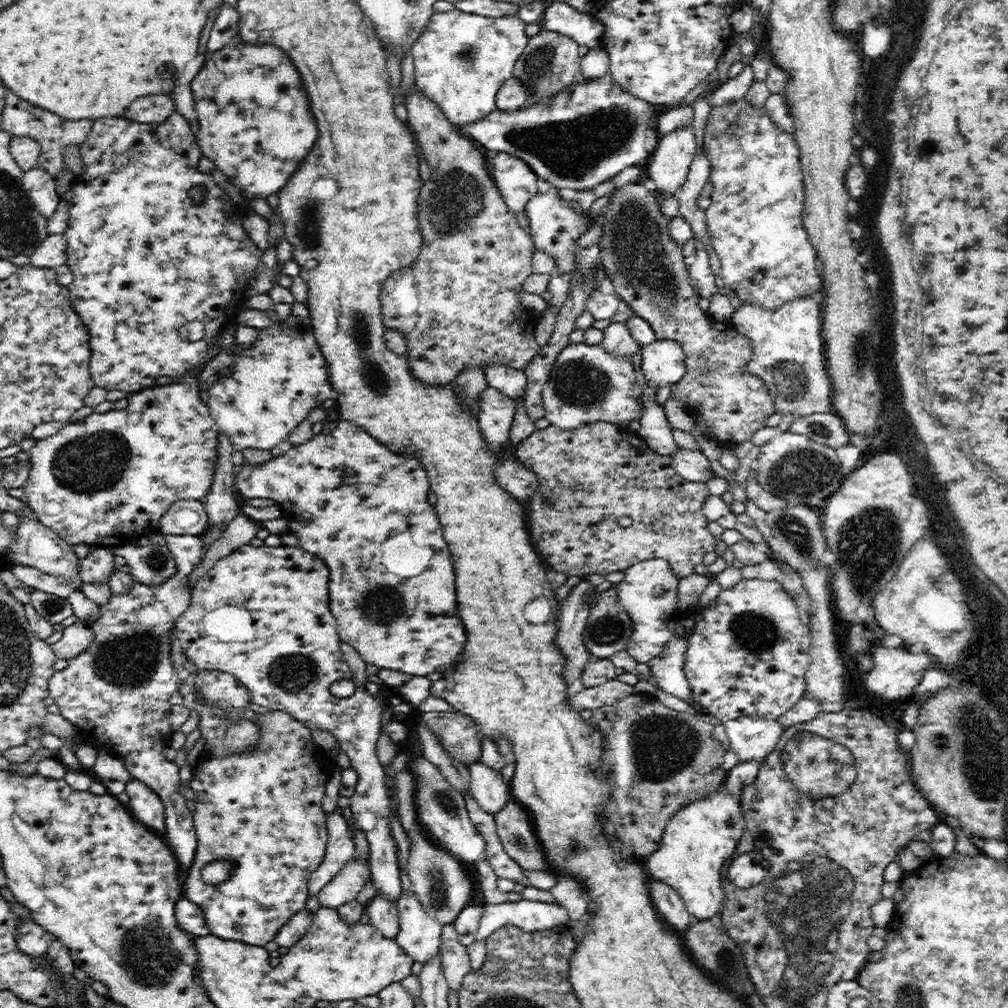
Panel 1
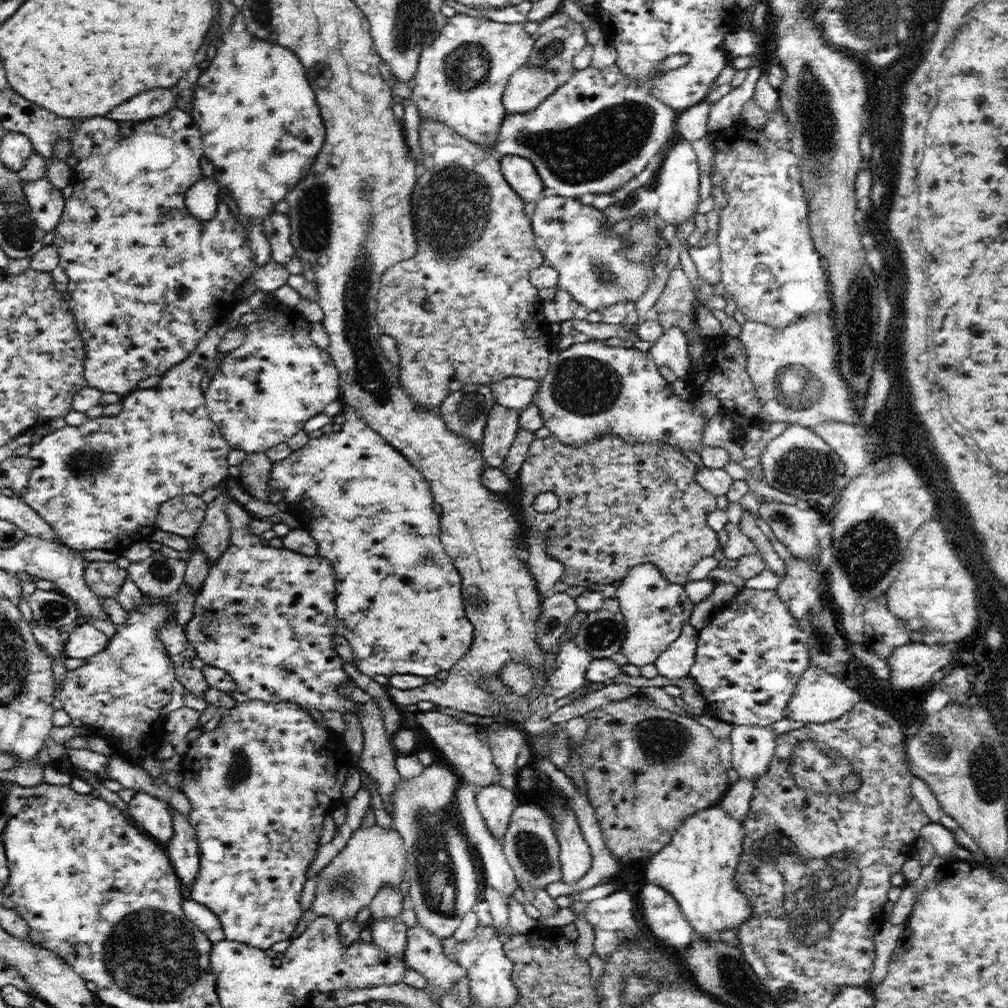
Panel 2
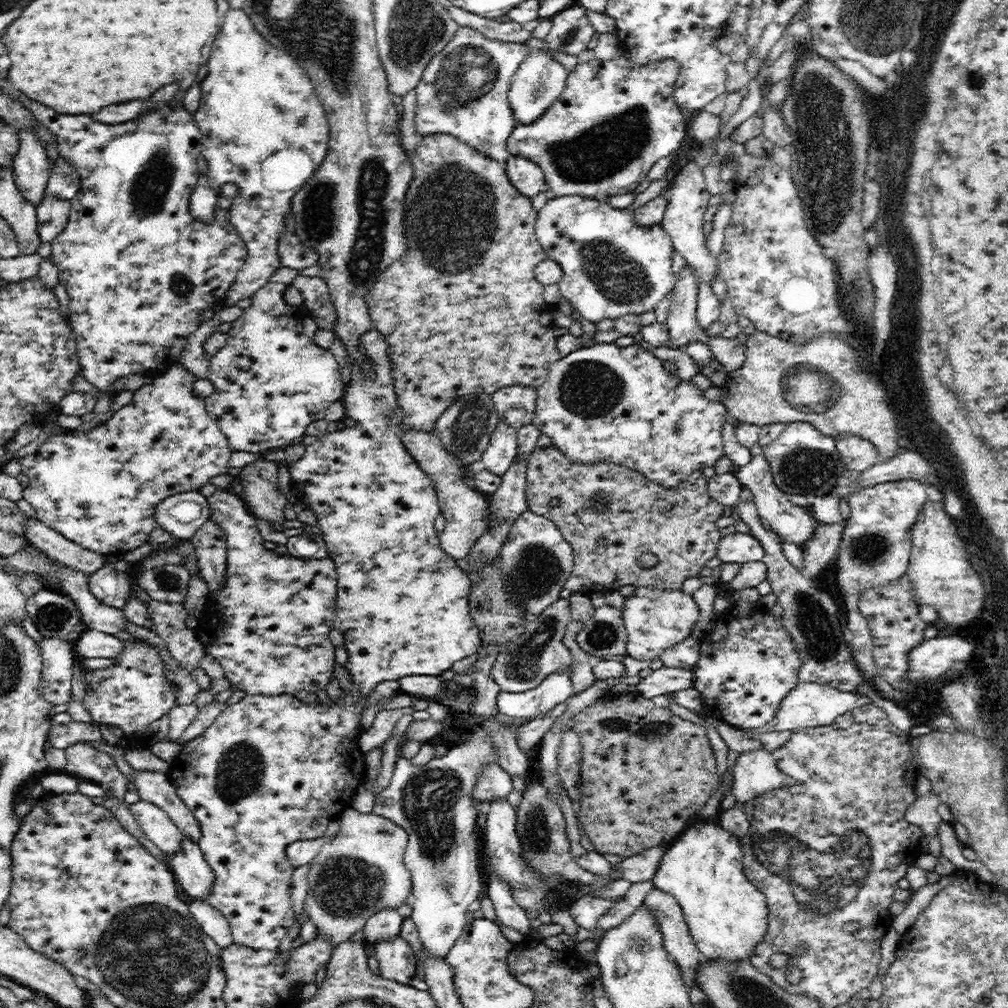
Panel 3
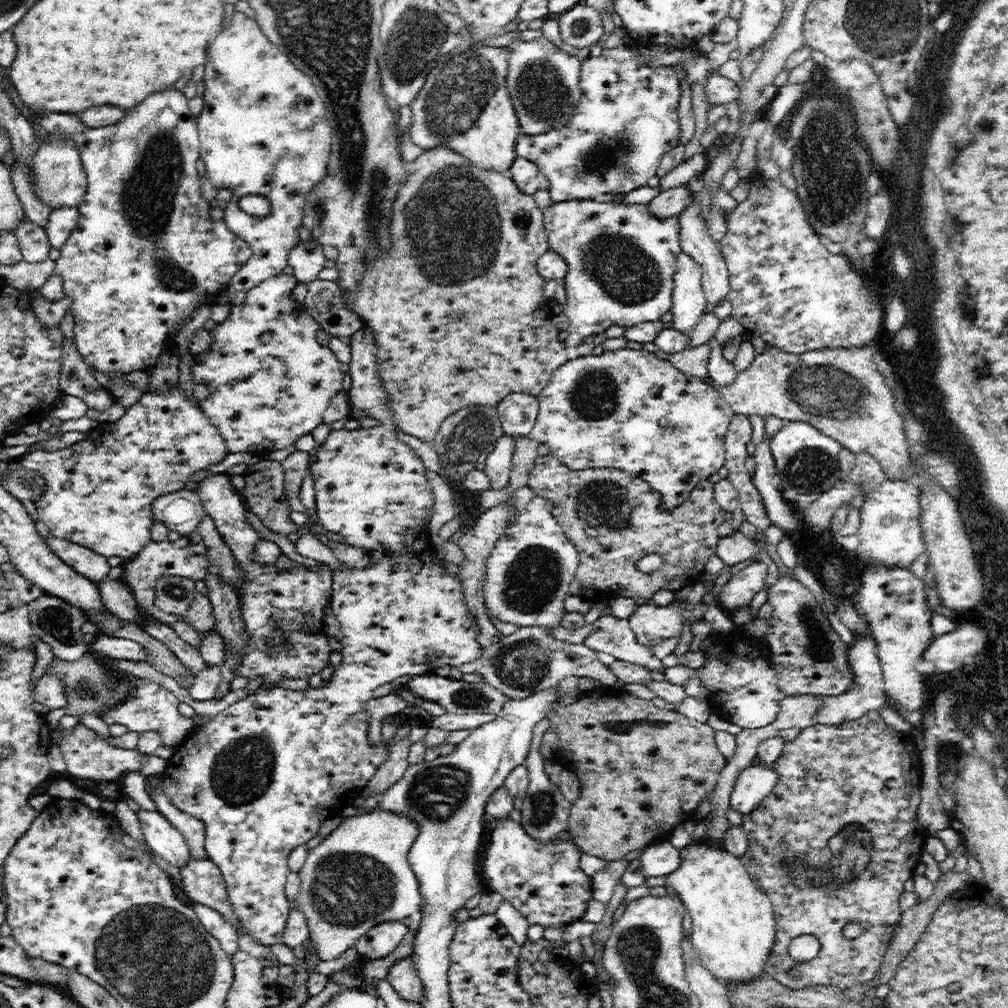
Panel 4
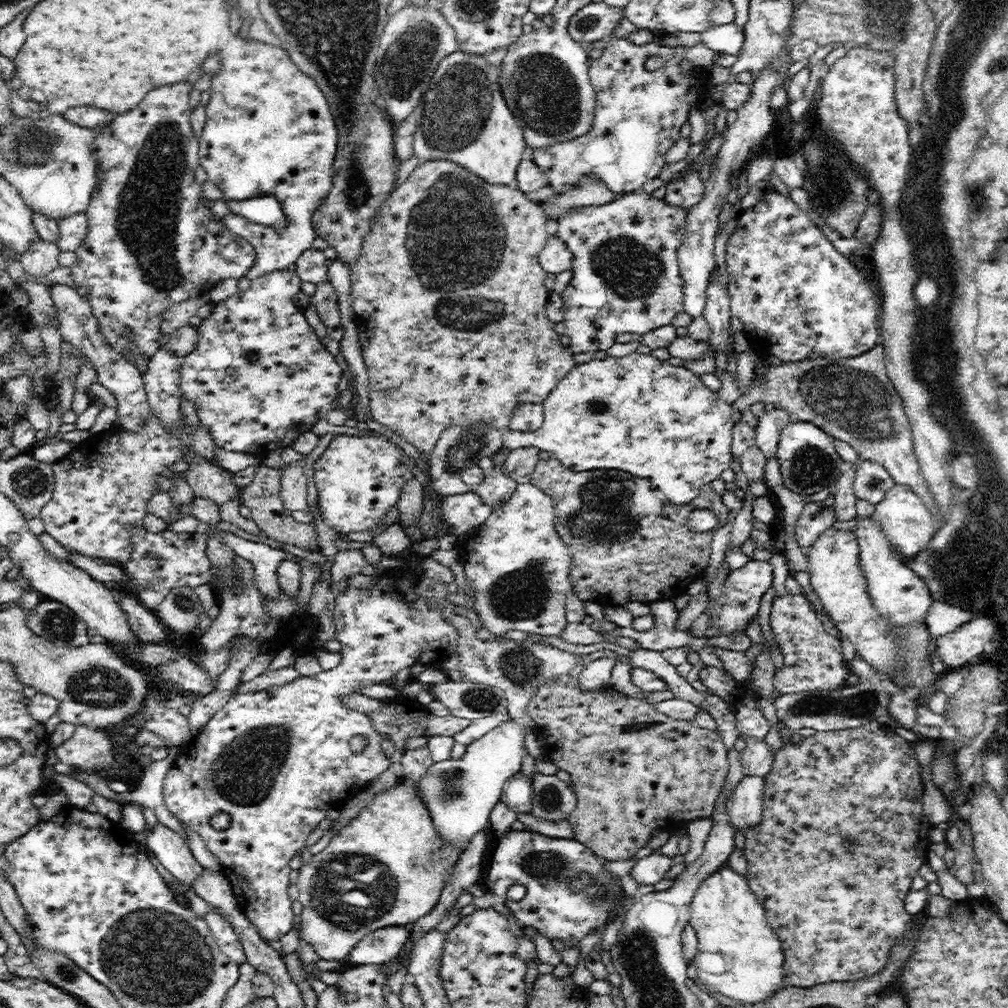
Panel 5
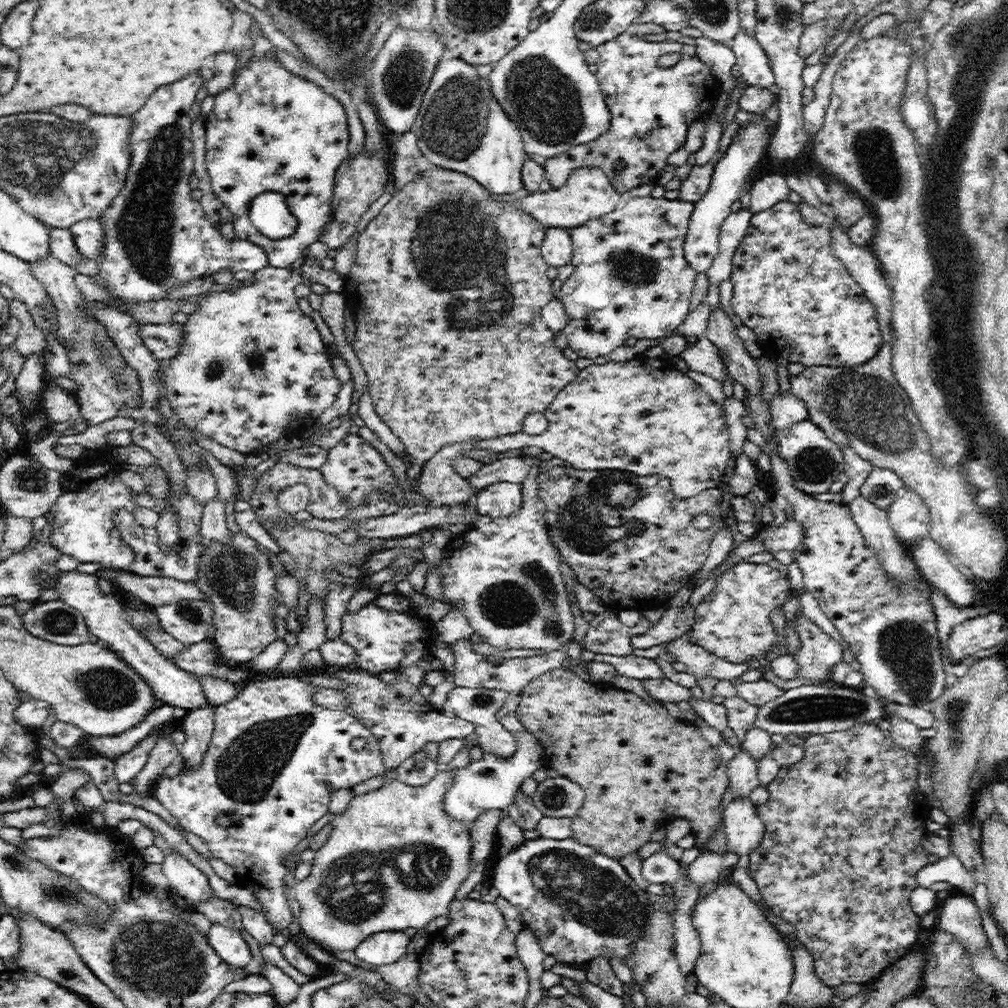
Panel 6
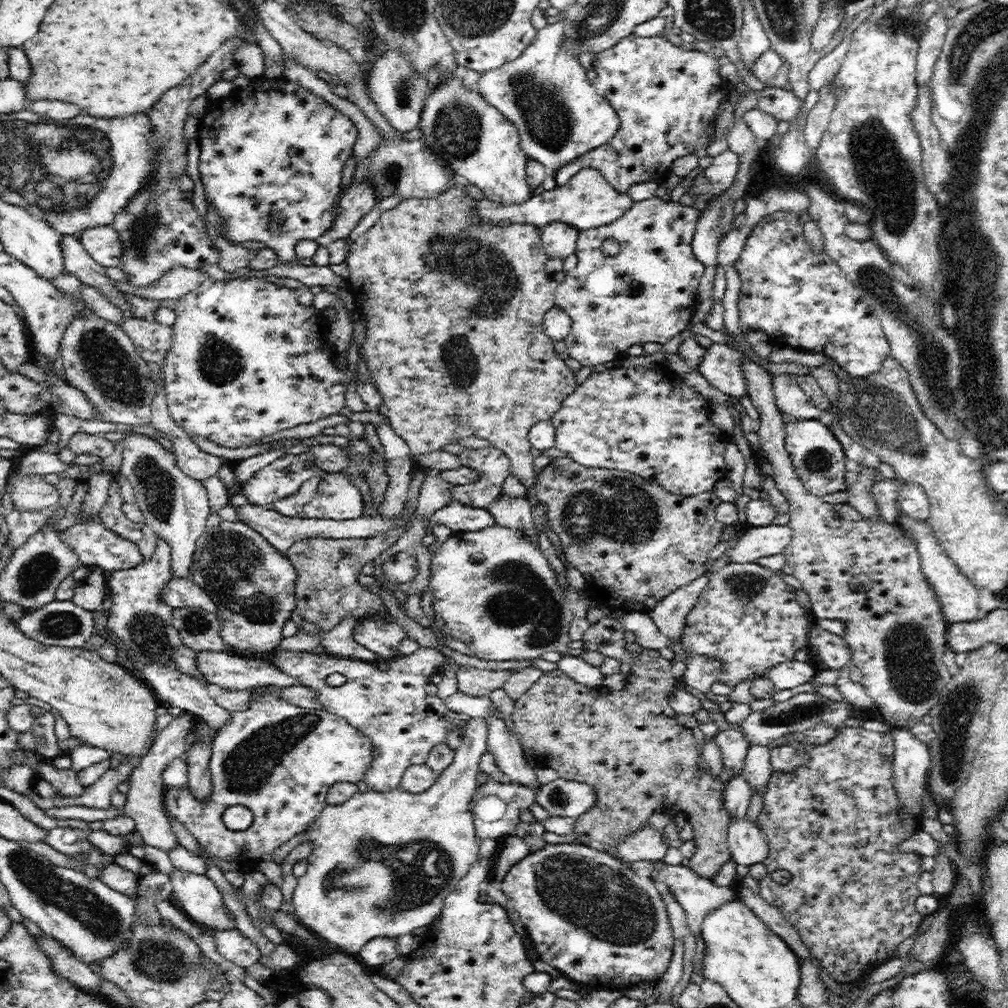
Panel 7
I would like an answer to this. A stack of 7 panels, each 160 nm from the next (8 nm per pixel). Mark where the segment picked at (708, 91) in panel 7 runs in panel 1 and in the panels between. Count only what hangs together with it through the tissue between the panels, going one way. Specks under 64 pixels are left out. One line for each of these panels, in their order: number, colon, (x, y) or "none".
1: (579, 137)
2: (598, 130)
3: (616, 118)
4: (627, 119)
5: (640, 111)
6: (652, 108)

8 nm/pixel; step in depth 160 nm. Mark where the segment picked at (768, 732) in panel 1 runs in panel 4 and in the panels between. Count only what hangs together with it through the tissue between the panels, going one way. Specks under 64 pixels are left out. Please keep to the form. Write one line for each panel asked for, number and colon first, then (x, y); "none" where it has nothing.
2: (753, 747)
3: (755, 773)
4: (755, 782)

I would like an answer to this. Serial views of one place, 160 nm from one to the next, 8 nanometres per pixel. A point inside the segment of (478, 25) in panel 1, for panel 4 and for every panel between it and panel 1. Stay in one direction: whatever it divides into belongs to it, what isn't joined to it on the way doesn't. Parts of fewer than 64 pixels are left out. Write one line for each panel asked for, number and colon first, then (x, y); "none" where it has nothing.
2: (460, 82)
3: (463, 93)
4: (464, 106)

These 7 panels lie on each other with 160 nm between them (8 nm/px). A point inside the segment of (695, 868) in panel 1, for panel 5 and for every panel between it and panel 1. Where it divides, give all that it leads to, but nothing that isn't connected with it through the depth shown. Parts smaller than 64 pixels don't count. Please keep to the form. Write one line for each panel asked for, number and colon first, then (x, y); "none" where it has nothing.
2: (698, 867)
3: (728, 916)
4: (733, 932)
5: (740, 959)

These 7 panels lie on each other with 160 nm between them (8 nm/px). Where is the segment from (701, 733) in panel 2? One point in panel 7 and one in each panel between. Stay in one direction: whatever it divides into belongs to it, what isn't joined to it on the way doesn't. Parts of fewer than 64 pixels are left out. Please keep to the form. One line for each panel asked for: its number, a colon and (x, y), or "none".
3: (645, 773)
4: (643, 770)
5: (634, 770)
6: (638, 766)
7: (628, 744)

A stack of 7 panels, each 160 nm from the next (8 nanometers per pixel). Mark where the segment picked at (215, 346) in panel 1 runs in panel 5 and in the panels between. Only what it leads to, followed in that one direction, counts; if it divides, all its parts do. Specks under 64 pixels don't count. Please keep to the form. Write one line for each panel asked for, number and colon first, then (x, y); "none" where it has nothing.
2: (99, 486)
3: (100, 490)
4: (99, 495)
5: (102, 484)

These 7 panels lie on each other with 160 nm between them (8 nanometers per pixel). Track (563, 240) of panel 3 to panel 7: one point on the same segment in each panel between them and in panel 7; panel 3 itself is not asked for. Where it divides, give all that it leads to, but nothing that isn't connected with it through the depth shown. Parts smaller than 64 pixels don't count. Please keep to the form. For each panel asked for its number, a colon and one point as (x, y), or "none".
4: (621, 256)
5: (626, 279)
6: (631, 277)
7: (645, 293)

